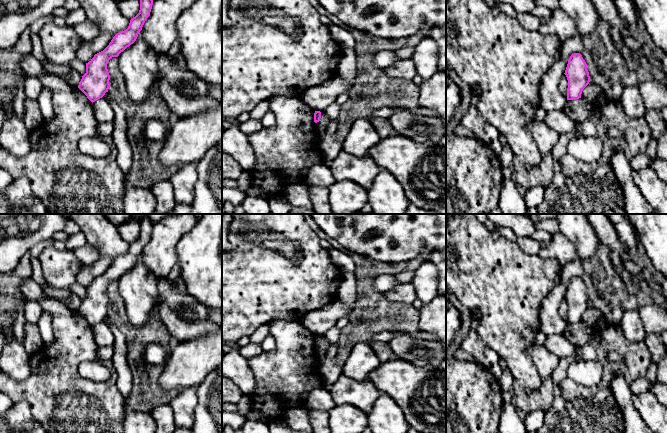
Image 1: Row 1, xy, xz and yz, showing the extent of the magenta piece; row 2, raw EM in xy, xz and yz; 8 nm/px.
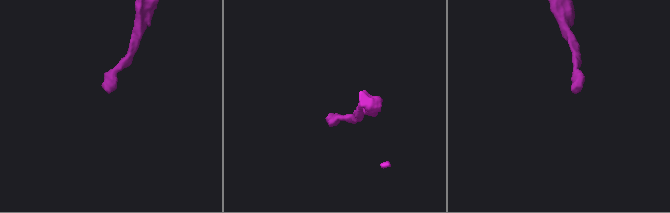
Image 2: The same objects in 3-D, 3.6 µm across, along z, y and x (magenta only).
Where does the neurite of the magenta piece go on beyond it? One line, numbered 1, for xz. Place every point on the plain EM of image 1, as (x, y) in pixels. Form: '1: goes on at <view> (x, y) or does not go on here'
1: does not go on here

